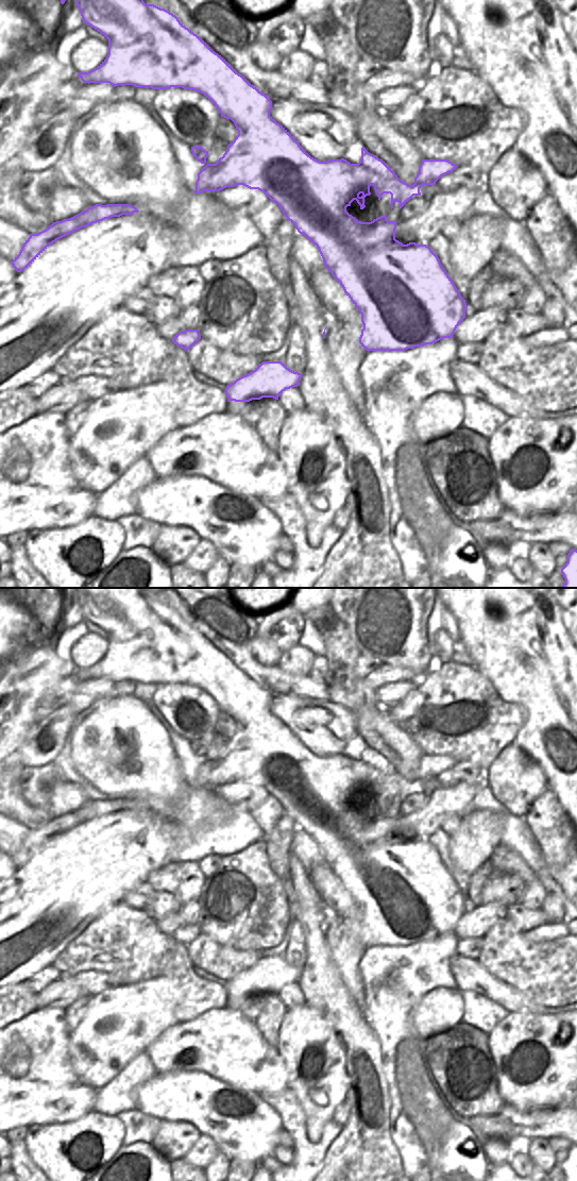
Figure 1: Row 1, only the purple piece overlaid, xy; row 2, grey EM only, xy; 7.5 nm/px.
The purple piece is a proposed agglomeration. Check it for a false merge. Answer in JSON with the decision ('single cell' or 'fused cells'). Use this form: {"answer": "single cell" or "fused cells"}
{"answer": "single cell"}

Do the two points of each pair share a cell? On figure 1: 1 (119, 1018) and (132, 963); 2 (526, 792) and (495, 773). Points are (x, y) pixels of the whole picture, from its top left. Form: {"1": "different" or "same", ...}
{"1": "different", "2": "same"}

